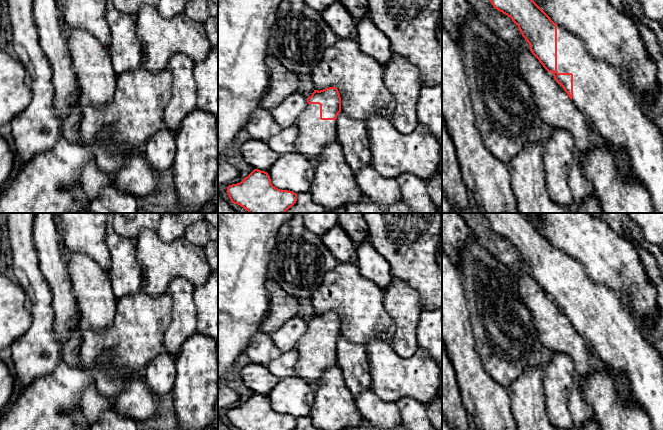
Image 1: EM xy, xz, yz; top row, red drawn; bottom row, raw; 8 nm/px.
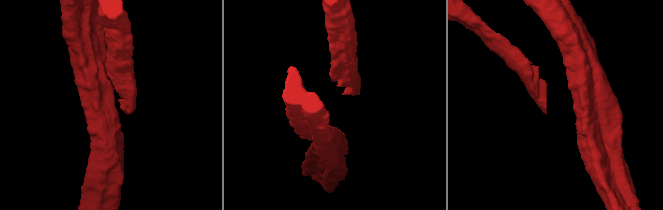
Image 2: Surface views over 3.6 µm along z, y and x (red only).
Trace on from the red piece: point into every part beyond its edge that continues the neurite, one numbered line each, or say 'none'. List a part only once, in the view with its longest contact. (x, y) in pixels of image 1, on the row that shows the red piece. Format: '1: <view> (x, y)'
1: yz (599, 92)

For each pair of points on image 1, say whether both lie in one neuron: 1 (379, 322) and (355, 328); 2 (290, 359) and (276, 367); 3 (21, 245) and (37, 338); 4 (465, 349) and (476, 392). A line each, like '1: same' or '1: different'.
1: same
2: same
3: same
4: same

